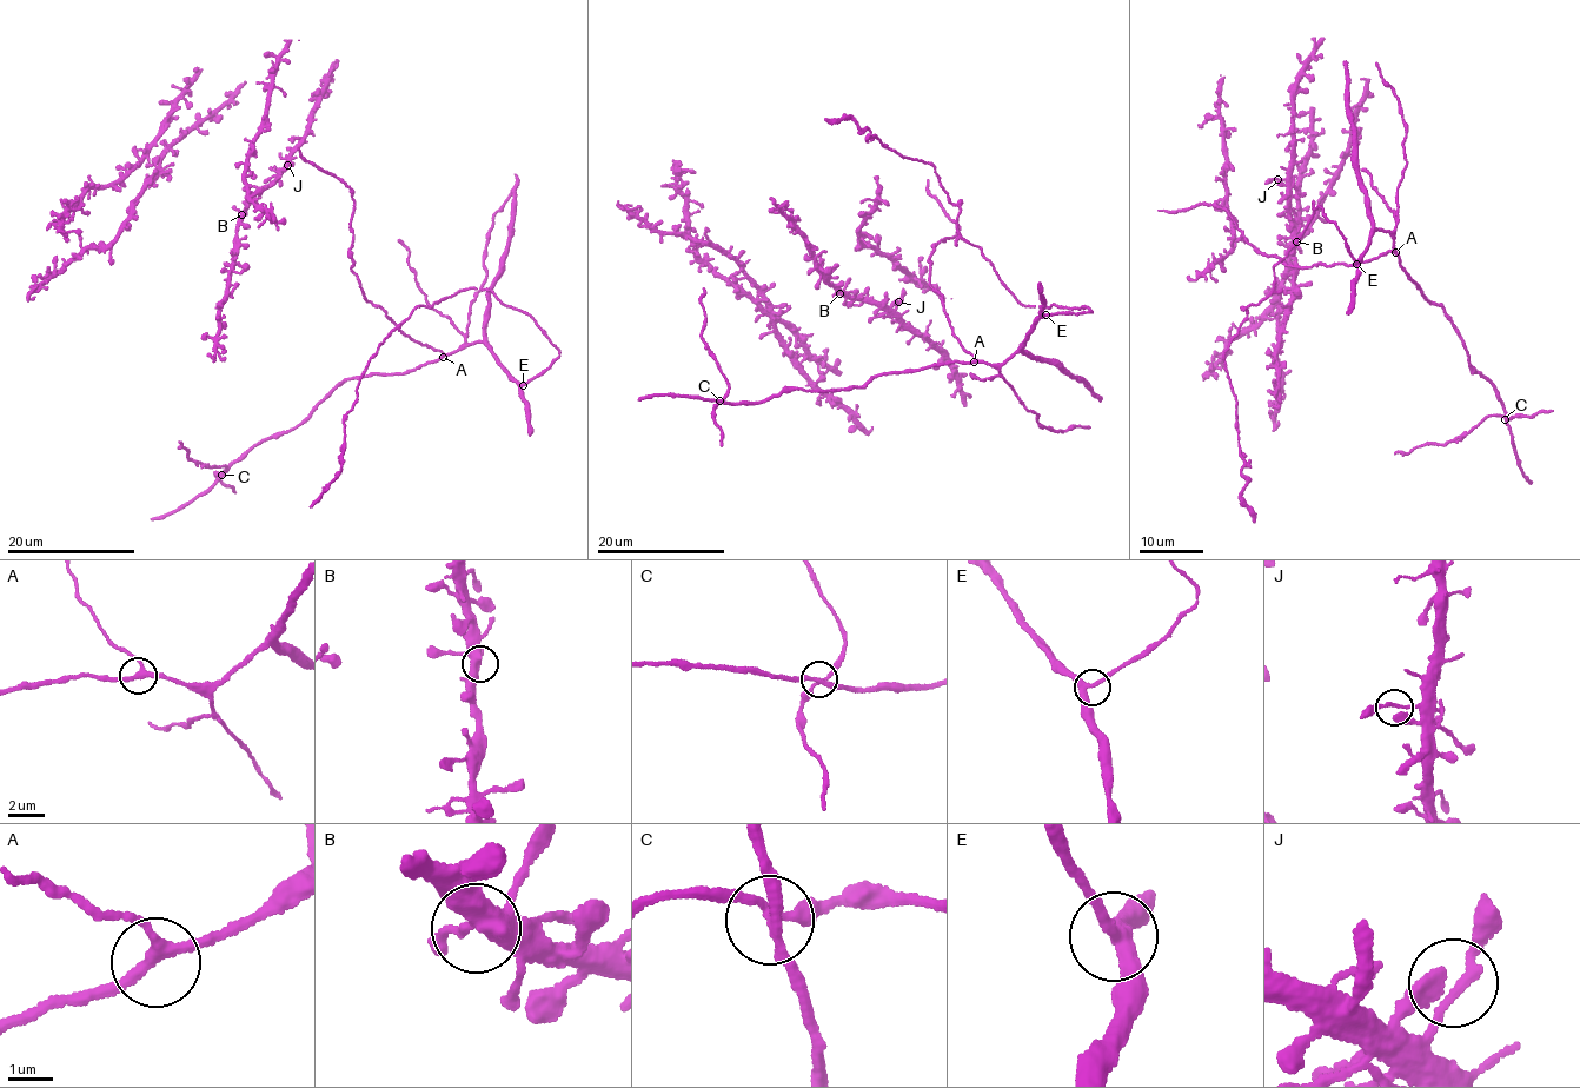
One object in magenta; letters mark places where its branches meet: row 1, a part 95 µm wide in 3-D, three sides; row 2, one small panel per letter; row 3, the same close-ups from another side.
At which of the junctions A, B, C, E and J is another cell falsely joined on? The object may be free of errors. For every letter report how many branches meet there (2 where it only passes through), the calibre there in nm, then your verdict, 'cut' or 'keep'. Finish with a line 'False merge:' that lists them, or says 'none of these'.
A: 3 branches meet; 240 nm thick; keep
B: 4 branches meet; 400 nm thick; keep
C: 4 branches meet; 240 nm thick; cut
E: 3 branches meet; 280 nm thick; keep
J: 3 branches meet; 220 nm thick; keep
False merge: C

